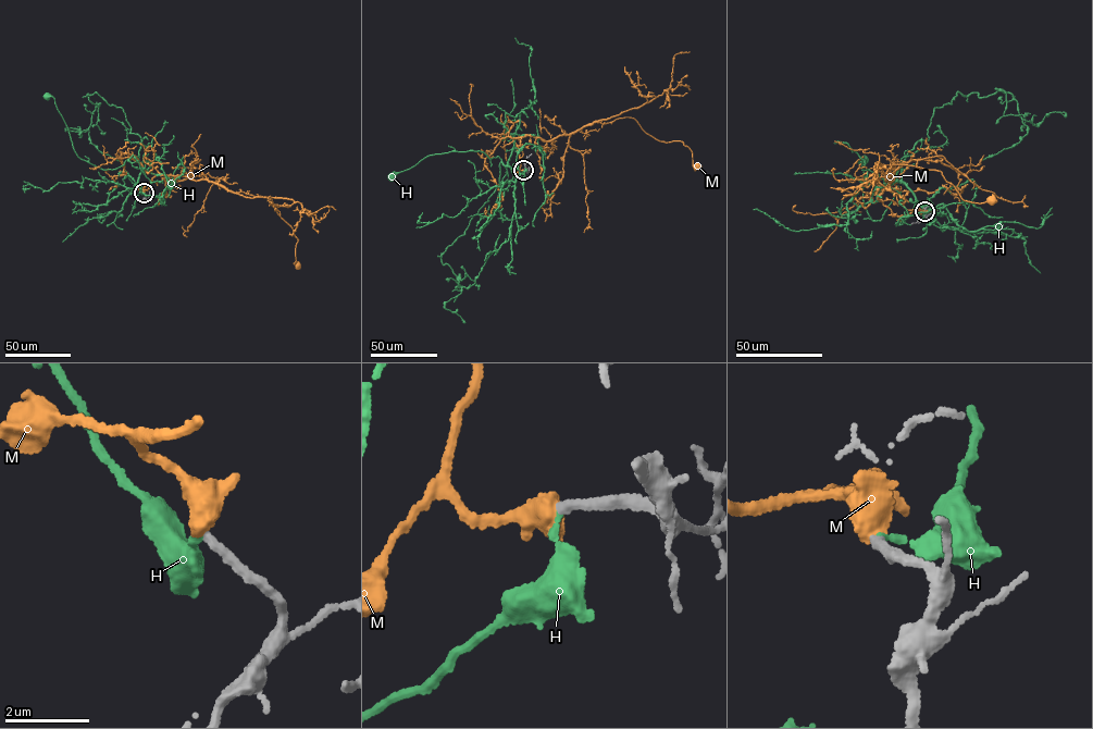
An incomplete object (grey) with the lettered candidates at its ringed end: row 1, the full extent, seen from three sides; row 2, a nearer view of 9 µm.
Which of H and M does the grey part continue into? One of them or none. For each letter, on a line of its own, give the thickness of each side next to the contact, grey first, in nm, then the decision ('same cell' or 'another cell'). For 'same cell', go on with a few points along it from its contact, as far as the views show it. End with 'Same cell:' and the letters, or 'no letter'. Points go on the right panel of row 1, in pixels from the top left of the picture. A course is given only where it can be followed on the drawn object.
H: 240 nm thick on the grey side, 130 nm on the other; another cell
M: 240 nm thick on the grey side, 600 nm on the other; same cell; it runs (924, 211), (893, 215), (879, 199), (893, 164), (940, 171), (965, 200), (991, 199)
Same cell: M

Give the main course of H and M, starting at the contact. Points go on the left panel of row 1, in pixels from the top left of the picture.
H: (144, 193), (136, 185), (139, 157), (132, 156), (112, 170), (79, 158), (54, 99), (47, 96)
M: (144, 193), (153, 177), (164, 175), (270, 197), (298, 239), (297, 264)

